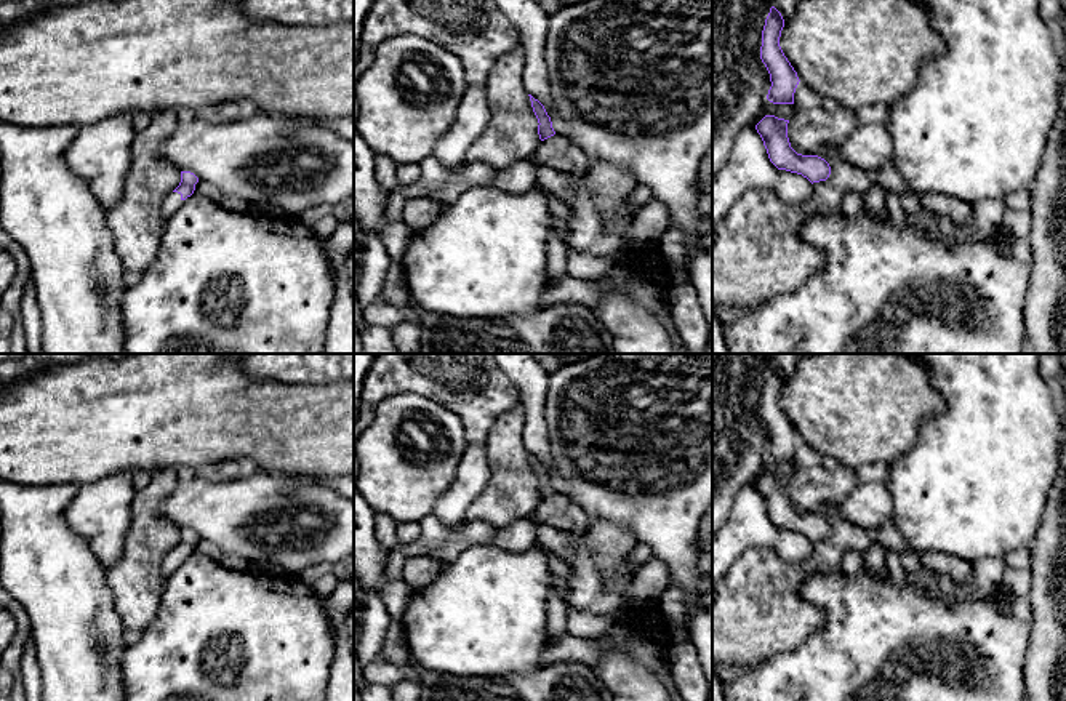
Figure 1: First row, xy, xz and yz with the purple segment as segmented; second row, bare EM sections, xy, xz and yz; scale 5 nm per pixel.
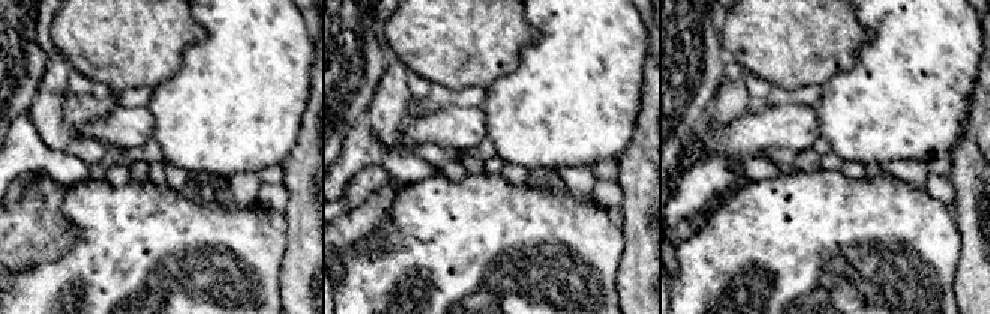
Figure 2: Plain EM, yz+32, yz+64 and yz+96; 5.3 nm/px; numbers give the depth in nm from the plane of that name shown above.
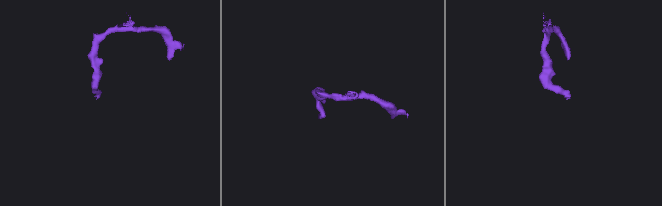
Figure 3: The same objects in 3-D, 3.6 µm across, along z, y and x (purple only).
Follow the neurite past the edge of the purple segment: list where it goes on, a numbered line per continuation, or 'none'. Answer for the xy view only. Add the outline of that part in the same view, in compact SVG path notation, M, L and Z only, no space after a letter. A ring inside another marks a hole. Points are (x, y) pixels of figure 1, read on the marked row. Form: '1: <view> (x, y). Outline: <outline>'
1: xy (172, 202). Outline: M178 192L168 194L162 205L163 221L166 221L182 203L184 200L181 198L181 194Z

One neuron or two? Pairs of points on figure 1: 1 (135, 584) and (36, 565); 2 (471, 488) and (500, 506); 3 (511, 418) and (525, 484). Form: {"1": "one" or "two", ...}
{"1": "two", "2": "two", "3": "one"}

